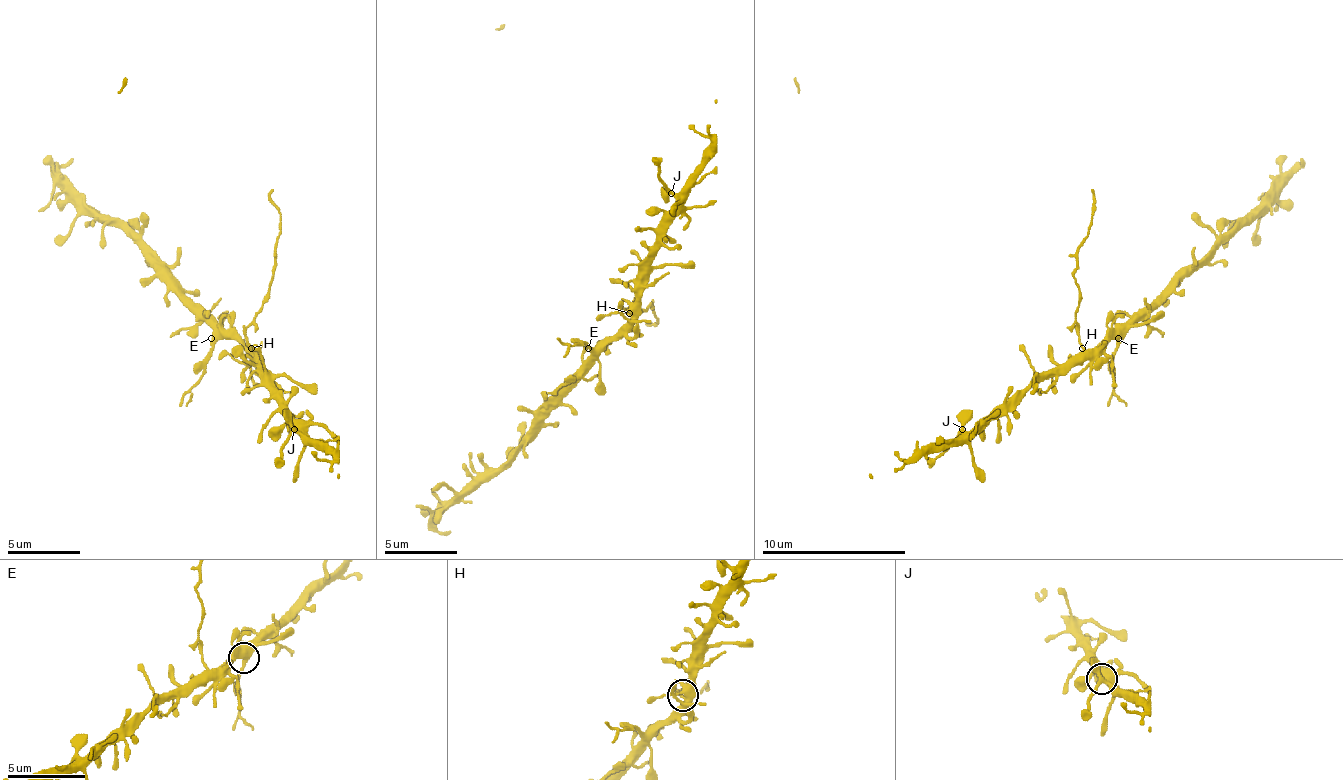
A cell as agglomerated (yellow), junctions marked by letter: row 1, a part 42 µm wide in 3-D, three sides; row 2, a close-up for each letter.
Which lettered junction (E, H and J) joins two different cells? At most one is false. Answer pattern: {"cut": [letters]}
{"cut": ["H"]}

